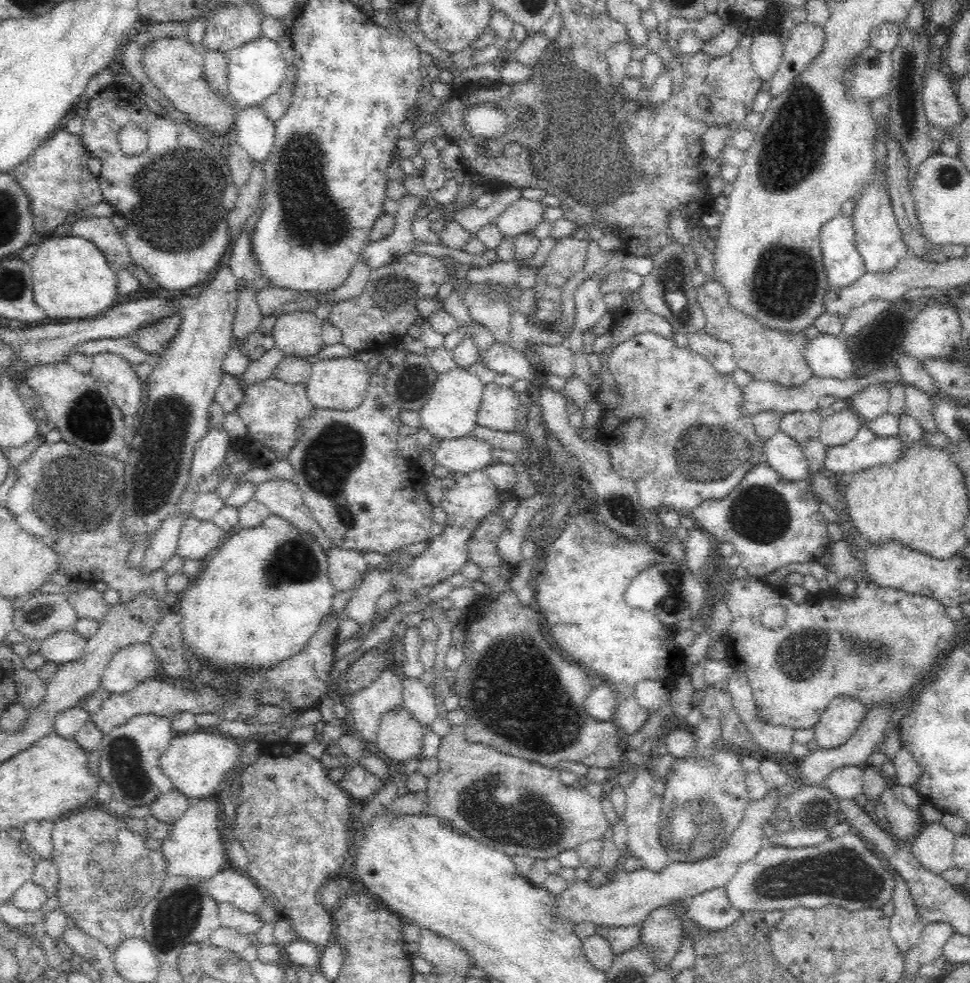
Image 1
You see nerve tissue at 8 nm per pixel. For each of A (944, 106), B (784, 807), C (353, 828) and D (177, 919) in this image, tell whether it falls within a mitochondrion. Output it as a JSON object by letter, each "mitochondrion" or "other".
{"A":"other","B":"other","C":"other","D":"mitochondrion"}

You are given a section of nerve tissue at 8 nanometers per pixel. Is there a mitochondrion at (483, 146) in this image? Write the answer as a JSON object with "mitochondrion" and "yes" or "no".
{"mitochondrion":"no"}

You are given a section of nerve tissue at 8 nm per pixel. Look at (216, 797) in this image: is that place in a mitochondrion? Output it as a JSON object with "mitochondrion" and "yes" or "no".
{"mitochondrion":"no"}

